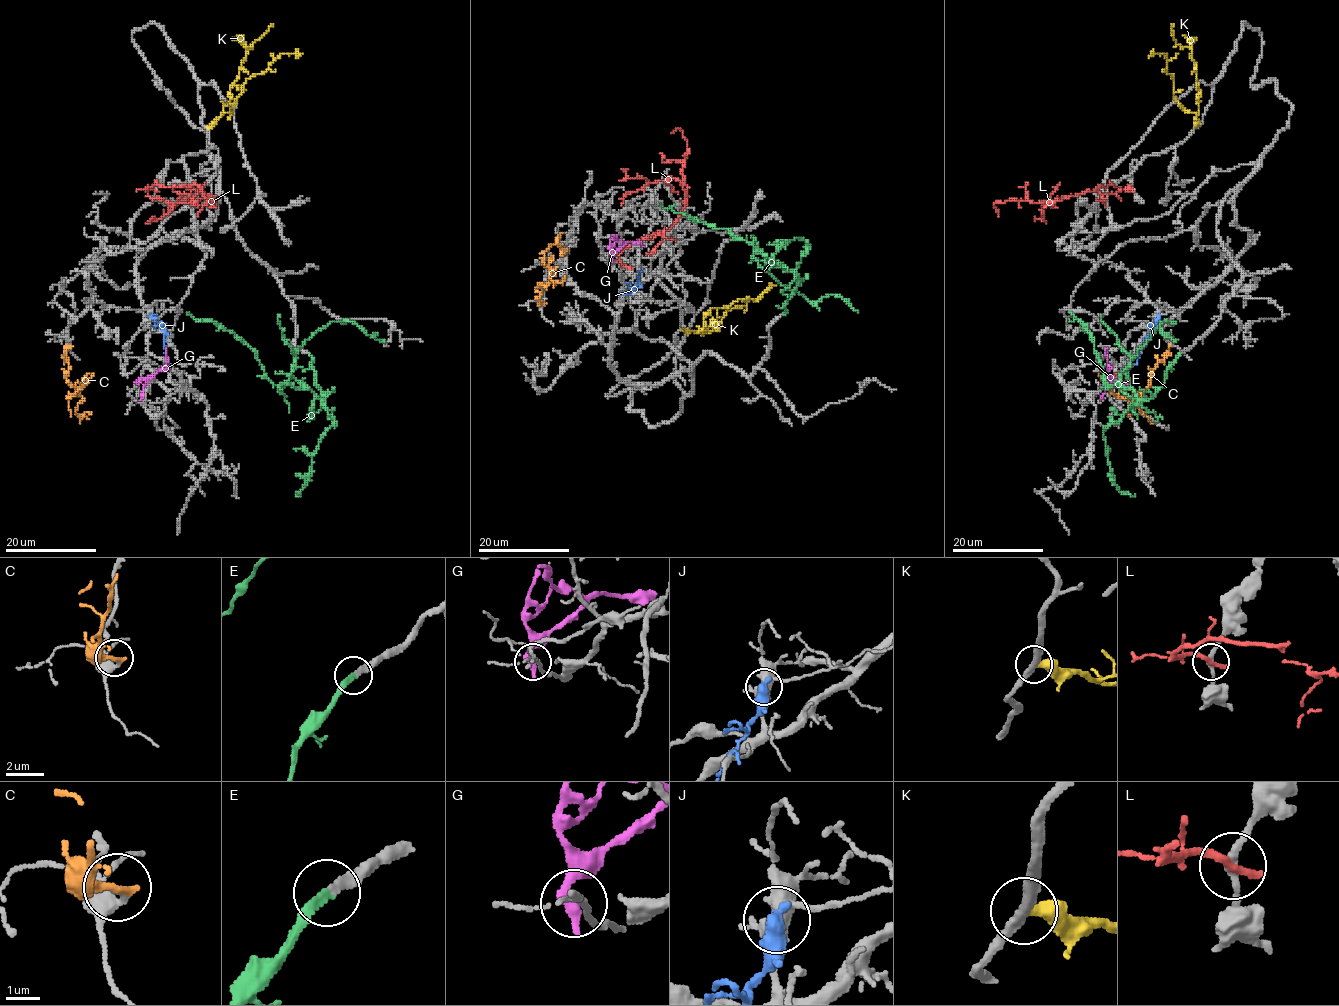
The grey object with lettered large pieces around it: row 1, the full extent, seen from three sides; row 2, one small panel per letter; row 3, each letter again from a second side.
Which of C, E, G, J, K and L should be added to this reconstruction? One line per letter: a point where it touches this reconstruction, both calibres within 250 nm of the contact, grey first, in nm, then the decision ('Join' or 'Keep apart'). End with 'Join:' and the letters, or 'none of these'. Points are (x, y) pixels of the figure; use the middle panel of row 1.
C: Touches grey at (543, 303). Thickness 180 nm (grey) against 220 nm. Keep apart
E: Touches grey at (782, 314). Thickness 200 nm (grey) against 260 nm. Join
G: Touches grey at (611, 258). Thickness 170 nm (grey) against 440 nm. Keep apart
J: Touches grey at (625, 292). Thickness 460 nm (grey) against 460 nm. Keep apart
K: Touches grey at (681, 328). Thickness 320 nm (grey) against 360 nm. Keep apart
L: Touches grey at (628, 267). Thickness 220 nm (grey) against 300 nm. Keep apart
Join: E

